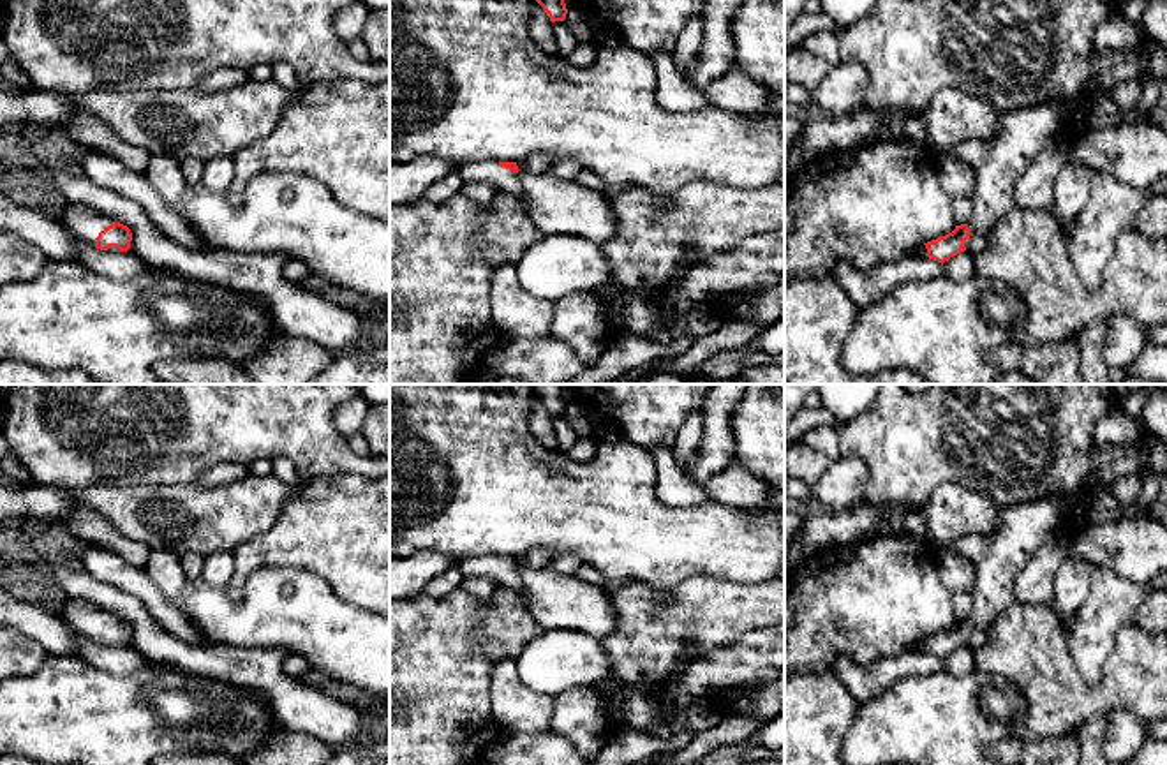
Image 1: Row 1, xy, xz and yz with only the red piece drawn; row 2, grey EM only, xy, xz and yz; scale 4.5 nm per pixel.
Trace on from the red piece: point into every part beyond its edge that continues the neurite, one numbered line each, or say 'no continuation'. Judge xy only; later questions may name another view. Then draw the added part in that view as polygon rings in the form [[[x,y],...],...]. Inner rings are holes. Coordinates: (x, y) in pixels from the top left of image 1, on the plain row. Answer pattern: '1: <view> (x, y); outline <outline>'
1: xy (83, 616); outline [[[67,598],[62,603],[62,619],[78,633],[95,640],[95,633],[116,615],[85,598]]]

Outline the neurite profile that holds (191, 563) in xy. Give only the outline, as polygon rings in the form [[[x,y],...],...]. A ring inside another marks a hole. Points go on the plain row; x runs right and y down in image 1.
[[[187,552],[180,555],[182,569],[185,576],[190,578],[199,578],[203,571],[204,559],[194,552]]]

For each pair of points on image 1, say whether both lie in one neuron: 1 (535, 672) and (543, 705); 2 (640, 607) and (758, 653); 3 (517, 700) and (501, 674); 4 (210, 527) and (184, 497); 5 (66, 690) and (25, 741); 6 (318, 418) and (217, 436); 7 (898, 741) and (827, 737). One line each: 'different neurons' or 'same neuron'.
1: different neurons
2: different neurons
3: same neuron
4: same neuron
5: same neuron
6: same neuron
7: different neurons

